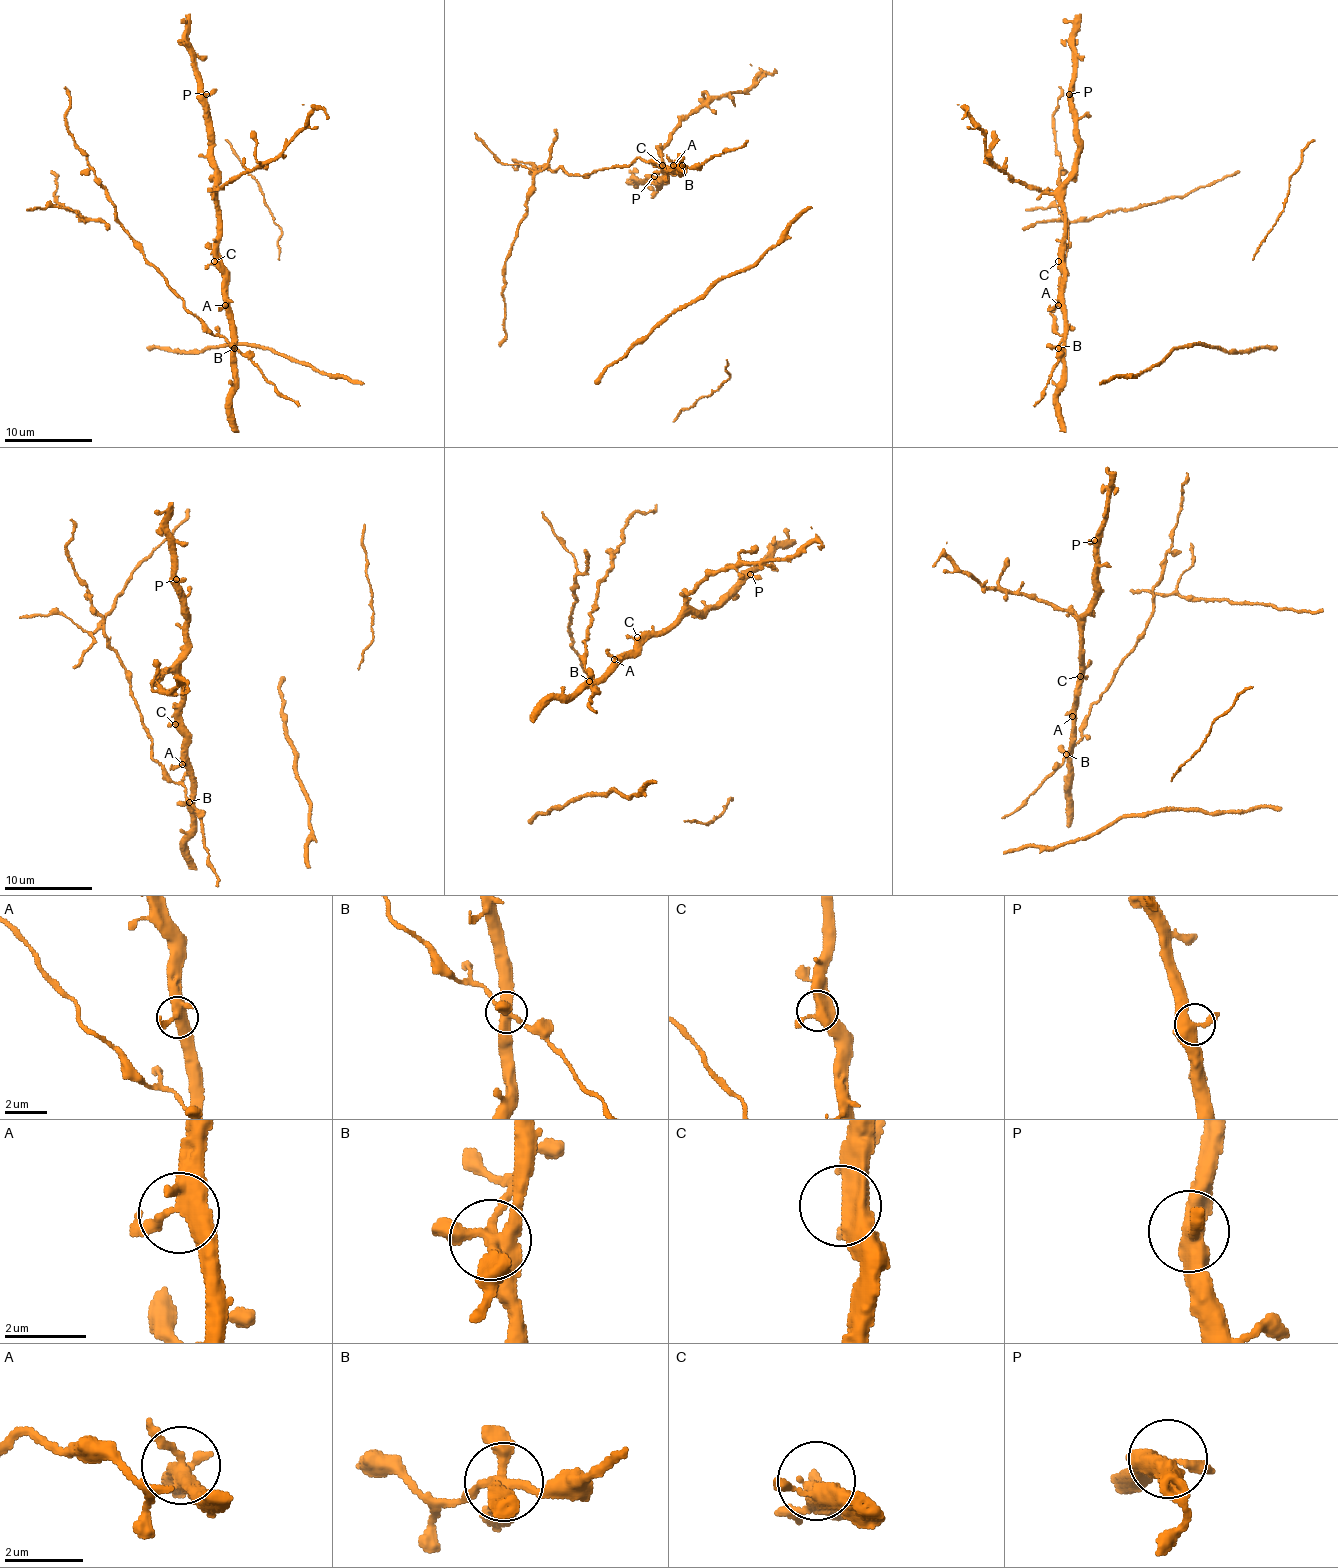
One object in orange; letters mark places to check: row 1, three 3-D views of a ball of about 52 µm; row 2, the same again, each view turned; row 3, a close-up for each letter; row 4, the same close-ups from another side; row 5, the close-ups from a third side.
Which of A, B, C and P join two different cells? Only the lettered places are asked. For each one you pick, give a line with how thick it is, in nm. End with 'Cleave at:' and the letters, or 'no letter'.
B: calibre 400 nm
Cleave at: B

